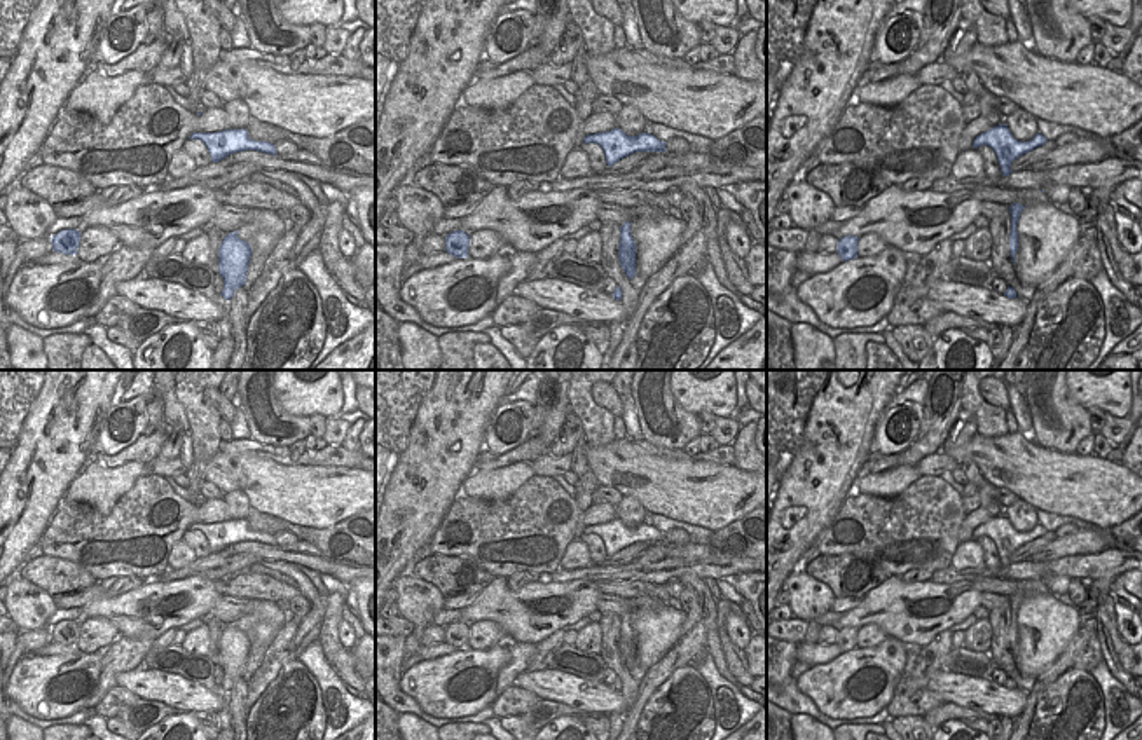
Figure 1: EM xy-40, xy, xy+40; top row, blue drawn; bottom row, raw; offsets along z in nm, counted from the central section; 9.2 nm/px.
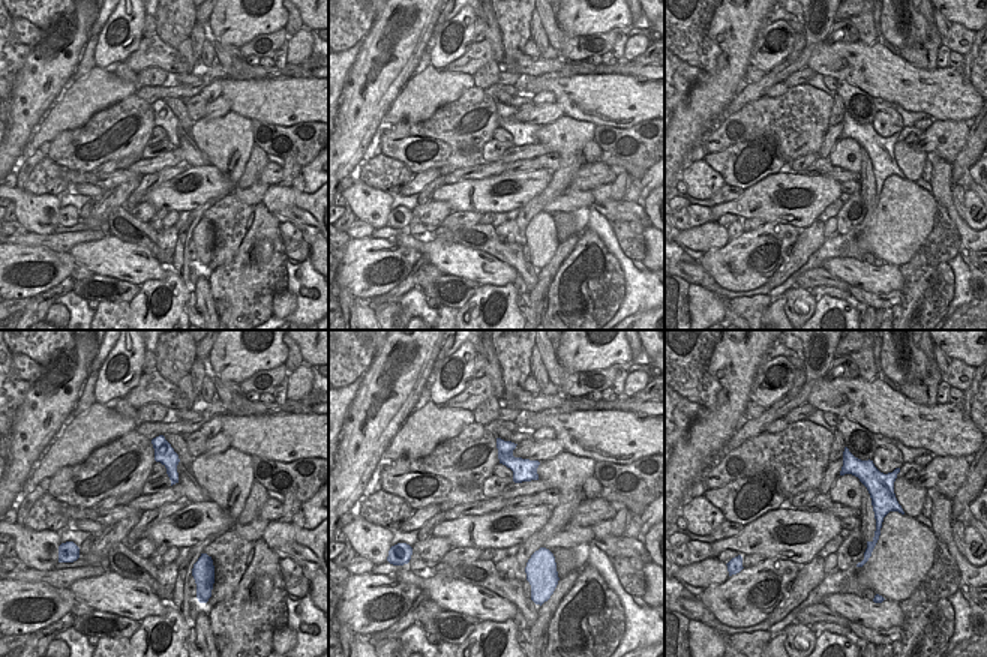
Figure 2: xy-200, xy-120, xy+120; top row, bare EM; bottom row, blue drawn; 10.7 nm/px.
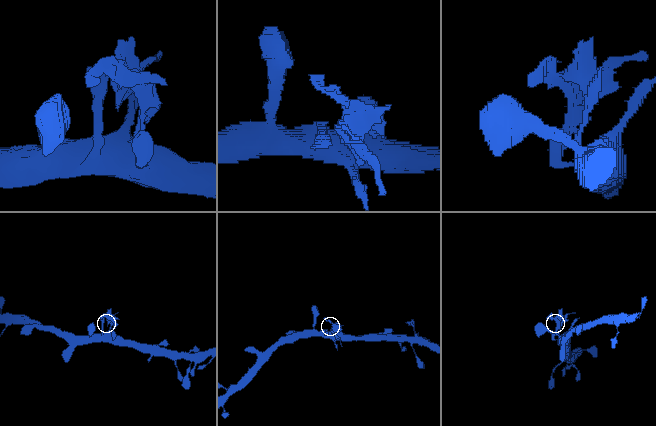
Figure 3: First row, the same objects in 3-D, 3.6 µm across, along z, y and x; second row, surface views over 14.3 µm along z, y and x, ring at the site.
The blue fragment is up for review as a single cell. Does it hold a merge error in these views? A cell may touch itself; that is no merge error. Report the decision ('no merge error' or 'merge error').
merge error

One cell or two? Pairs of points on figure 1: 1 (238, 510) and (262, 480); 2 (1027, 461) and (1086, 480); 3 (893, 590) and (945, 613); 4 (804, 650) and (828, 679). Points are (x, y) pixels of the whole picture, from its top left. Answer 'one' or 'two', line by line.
1: two
2: one
3: one
4: two

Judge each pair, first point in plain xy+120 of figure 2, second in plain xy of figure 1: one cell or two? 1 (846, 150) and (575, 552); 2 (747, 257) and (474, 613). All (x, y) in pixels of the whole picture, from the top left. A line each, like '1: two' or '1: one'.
1: one
2: two

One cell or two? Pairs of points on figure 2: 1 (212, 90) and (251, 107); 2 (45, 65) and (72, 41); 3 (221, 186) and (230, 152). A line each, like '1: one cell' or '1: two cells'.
1: two cells
2: one cell
3: two cells

